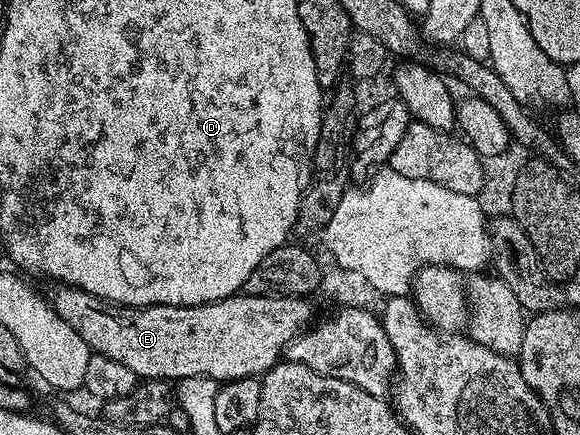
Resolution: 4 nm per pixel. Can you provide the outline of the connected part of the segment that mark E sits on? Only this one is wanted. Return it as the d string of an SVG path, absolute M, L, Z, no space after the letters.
M62 285L59 293L52 297L54 310L88 343L94 353L102 353L116 363L124 363L139 379L160 381L183 377L210 377L223 382L245 377L258 377L278 364L285 354L286 344L311 324L310 301L300 297L251 297L235 295L207 305L115 305L83 289Z

